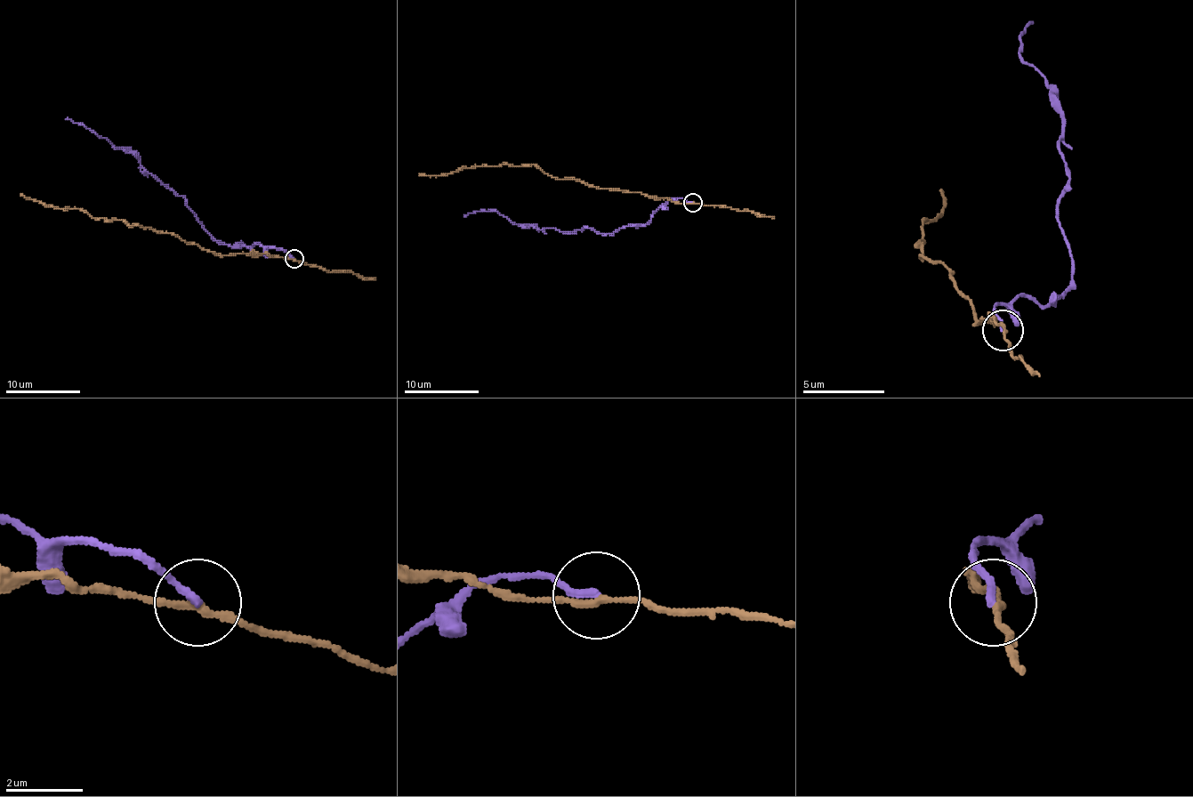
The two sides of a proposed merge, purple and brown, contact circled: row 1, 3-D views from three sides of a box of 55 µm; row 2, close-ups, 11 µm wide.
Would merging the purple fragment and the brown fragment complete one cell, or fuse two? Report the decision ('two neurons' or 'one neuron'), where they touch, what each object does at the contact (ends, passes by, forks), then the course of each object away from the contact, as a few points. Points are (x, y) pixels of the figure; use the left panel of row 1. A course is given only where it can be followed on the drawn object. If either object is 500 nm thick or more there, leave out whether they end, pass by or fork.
two neurons; at (294, 259); purple ends there; brown passes by; purple runs (294, 259), (282, 250), (229, 246), (213, 237), (187, 201), (131, 153), (65, 119); brown runs (295, 259), (267, 253), (214, 255), (177, 237), (124, 220), (92, 218), (78, 209), (60, 209), (20, 194)

